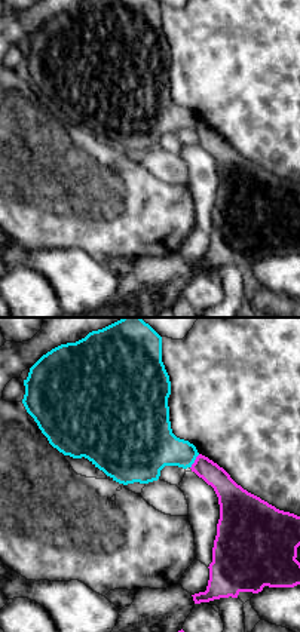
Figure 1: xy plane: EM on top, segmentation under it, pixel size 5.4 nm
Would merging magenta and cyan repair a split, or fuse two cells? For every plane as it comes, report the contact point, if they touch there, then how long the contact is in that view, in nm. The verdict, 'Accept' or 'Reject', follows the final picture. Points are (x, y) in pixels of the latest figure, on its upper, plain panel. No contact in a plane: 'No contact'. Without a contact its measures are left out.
Touches magenta at (195, 129). Shared border 90 nm

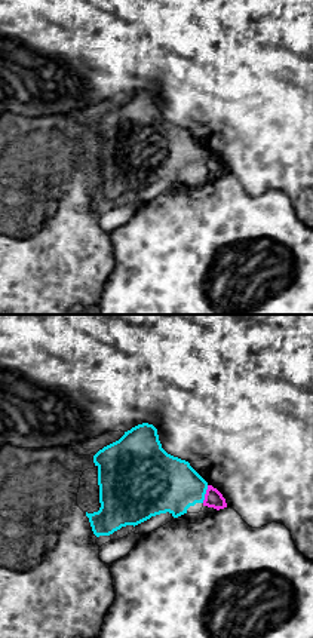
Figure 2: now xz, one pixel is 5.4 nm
Touches magenta at (205, 162). Shared border 100 nm

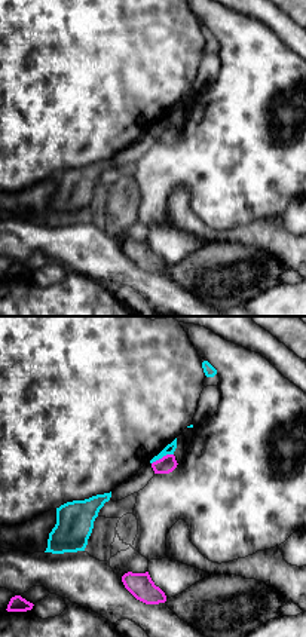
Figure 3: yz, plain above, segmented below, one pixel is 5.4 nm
Touches magenta at (164, 123). Shared border 130 nm

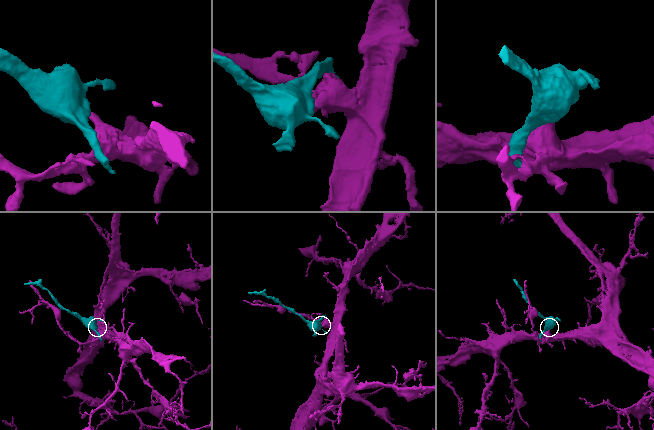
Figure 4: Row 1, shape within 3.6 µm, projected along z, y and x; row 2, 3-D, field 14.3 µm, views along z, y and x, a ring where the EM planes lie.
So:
Reject

